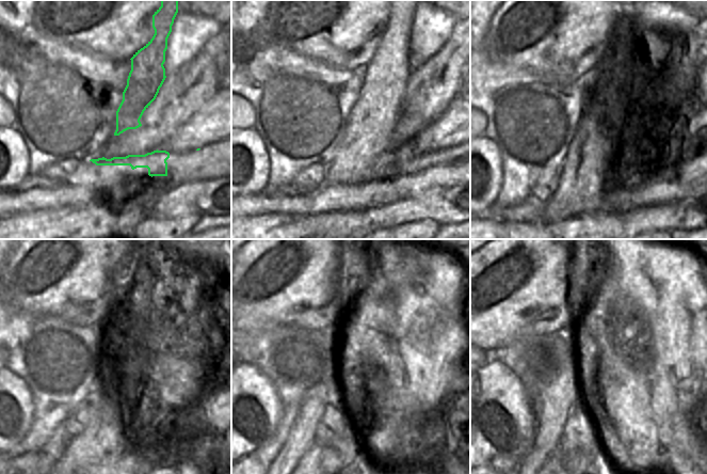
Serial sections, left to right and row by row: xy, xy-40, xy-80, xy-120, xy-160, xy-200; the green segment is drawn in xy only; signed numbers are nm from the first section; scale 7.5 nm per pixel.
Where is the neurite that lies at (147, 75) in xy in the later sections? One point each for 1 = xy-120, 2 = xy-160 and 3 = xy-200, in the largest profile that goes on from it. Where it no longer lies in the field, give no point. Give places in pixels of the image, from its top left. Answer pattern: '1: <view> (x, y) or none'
1: xy-120 (108, 396)
2: xy-160 (320, 454)
3: xy-200 (559, 456)

